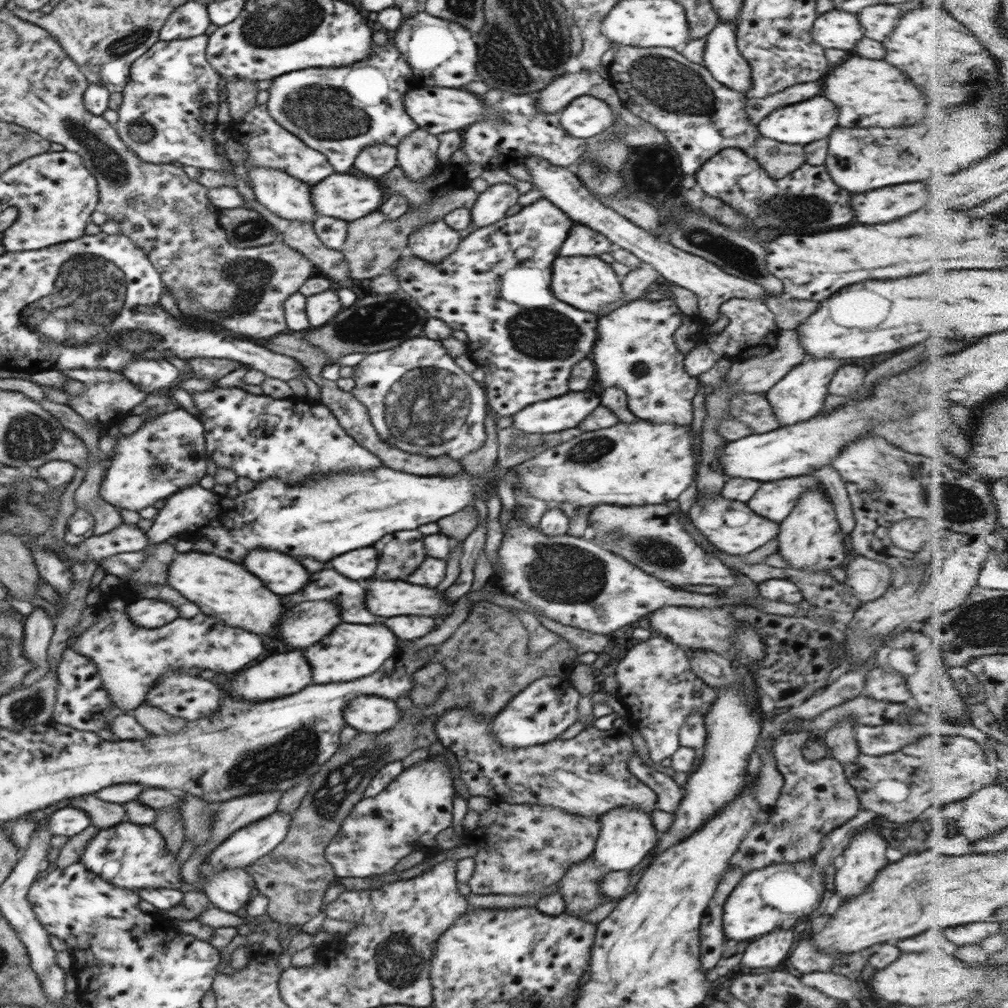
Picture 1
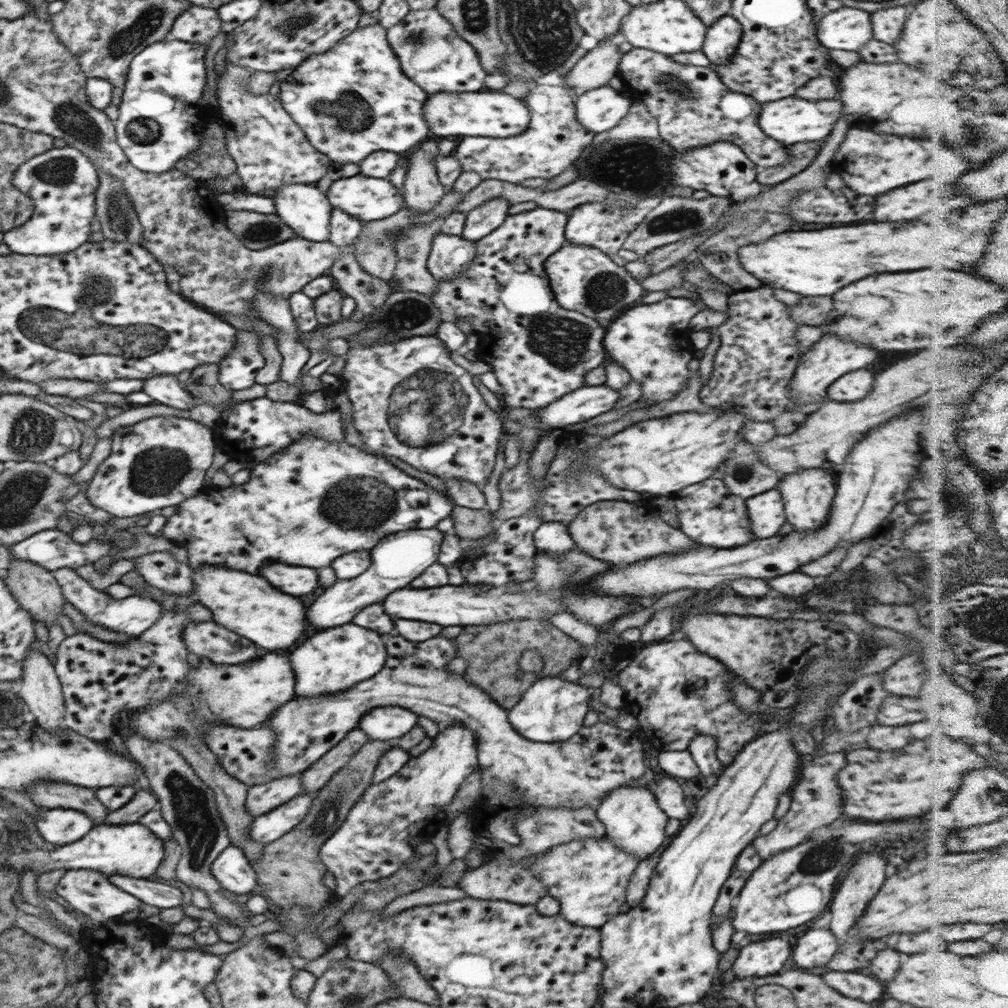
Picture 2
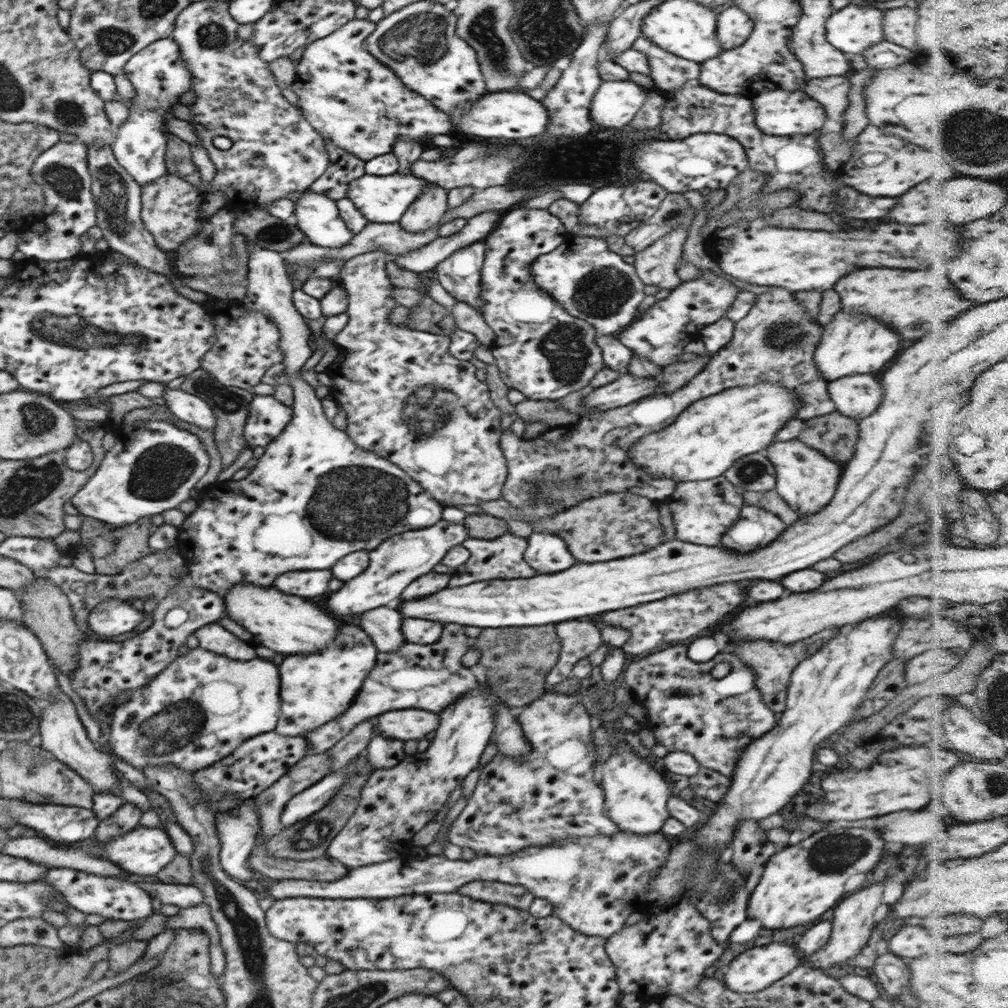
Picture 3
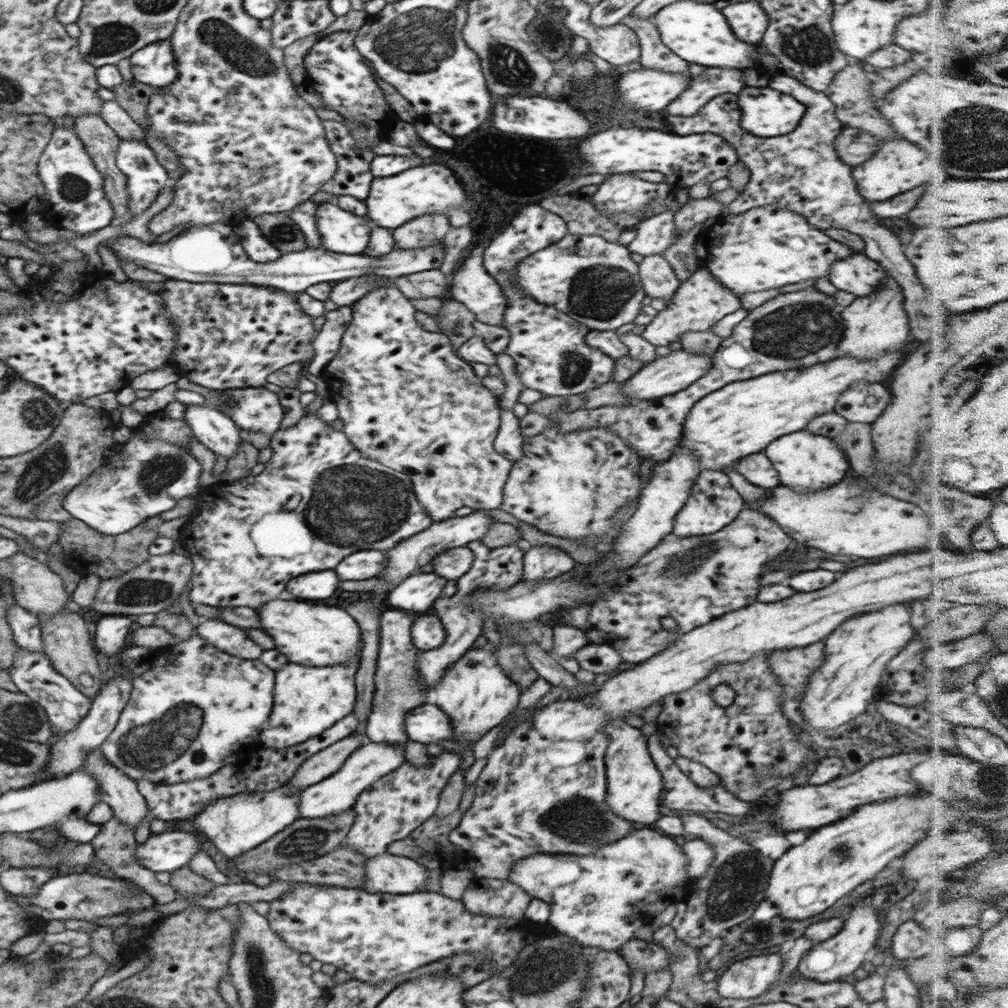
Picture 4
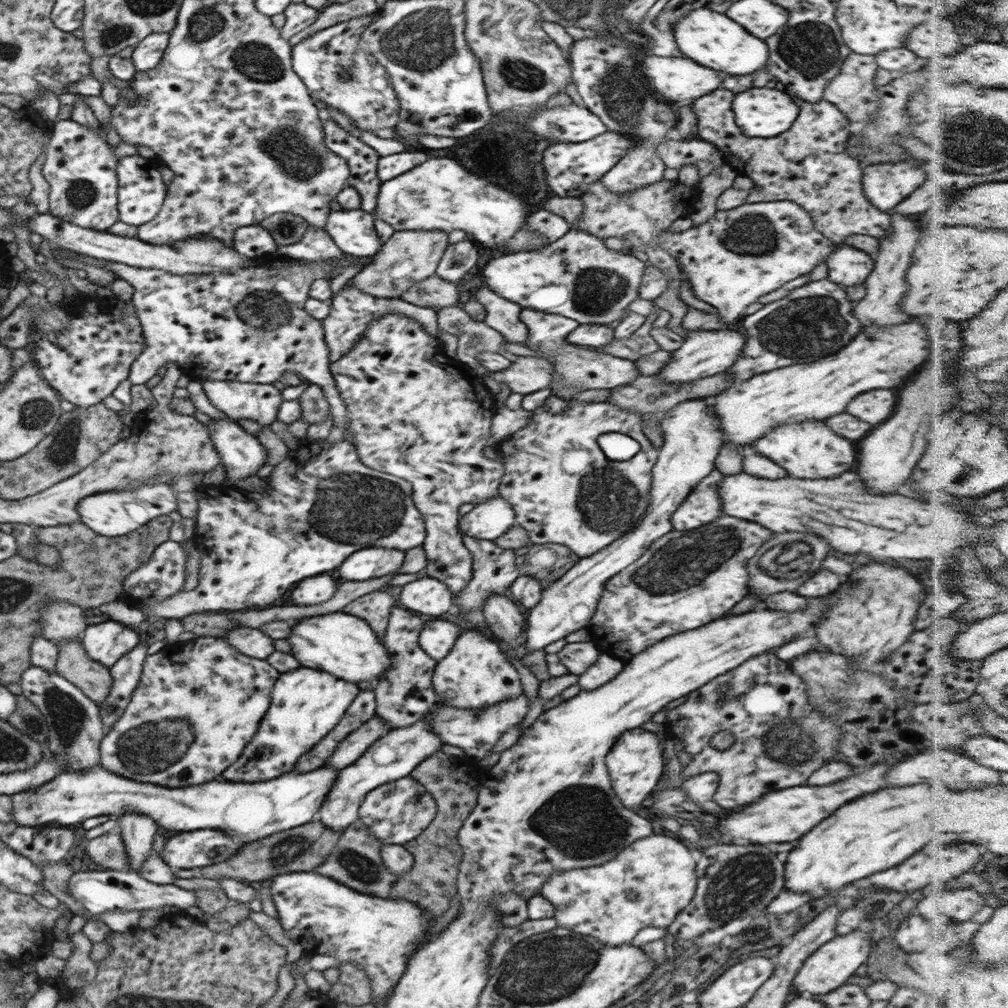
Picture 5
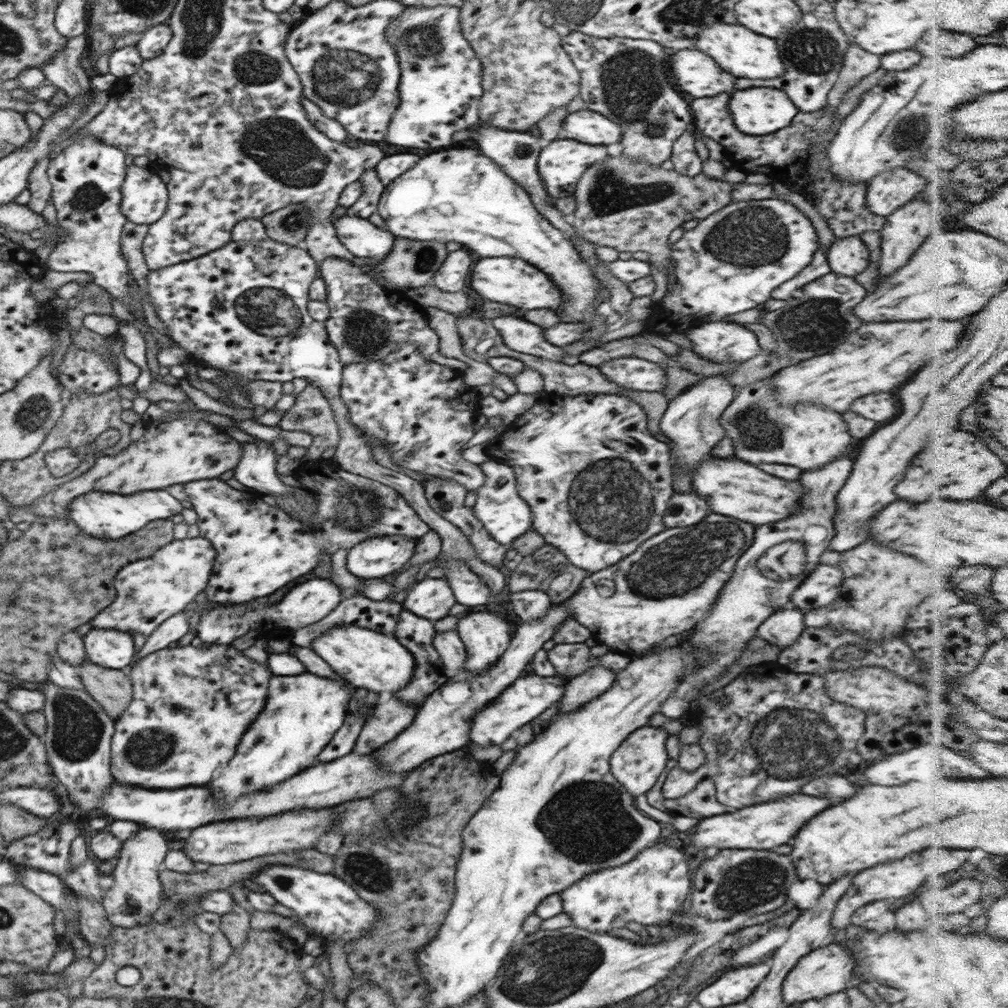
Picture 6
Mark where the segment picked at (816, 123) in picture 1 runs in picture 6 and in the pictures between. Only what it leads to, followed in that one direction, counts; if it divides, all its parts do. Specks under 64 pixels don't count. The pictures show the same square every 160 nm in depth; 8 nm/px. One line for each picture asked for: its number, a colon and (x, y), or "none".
2: (790, 120)
3: (781, 113)
4: (765, 112)
5: (762, 112)
6: (757, 111)

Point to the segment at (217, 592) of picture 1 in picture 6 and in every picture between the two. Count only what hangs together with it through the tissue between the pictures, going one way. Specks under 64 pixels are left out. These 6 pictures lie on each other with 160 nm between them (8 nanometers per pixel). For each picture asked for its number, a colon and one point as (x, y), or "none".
2: (246, 604)
3: (286, 624)
4: (311, 635)
5: (342, 645)
6: (376, 662)

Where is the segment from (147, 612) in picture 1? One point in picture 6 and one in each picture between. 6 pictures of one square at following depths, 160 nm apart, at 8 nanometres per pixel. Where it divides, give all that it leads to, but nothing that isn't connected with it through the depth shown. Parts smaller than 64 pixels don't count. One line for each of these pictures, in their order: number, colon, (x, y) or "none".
2: (132, 615)
3: (112, 616)
4: (111, 632)
5: (106, 642)
6: (113, 649)

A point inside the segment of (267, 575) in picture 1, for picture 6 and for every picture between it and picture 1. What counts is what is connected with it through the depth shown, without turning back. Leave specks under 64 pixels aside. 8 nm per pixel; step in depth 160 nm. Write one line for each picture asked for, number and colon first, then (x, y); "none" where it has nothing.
2: (295, 580)
3: (309, 583)
4: (320, 585)
5: (319, 589)
6: (310, 602)

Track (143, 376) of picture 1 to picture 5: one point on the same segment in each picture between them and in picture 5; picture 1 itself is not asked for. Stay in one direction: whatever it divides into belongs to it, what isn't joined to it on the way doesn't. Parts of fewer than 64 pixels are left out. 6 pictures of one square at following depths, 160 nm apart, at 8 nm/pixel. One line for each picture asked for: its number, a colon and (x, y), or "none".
2: (165, 389)
3: (185, 406)
4: (215, 430)
5: (242, 454)

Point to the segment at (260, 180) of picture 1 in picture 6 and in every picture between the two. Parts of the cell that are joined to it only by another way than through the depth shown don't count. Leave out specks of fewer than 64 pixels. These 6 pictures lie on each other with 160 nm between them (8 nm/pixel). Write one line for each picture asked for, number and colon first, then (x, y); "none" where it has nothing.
2: (304, 208)
3: (317, 216)
4: (340, 231)
5: (353, 231)
6: (363, 239)

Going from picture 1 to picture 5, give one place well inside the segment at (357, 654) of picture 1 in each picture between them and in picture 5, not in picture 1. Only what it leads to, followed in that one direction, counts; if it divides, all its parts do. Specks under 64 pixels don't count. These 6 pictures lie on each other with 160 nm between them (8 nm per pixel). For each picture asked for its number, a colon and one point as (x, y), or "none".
2: (334, 660)
3: (316, 688)
4: (307, 700)
5: (306, 704)

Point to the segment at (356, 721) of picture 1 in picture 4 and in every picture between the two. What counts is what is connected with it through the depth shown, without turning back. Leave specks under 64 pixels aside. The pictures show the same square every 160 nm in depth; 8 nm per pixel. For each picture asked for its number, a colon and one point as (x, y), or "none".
2: (386, 723)
3: (409, 724)
4: (427, 723)

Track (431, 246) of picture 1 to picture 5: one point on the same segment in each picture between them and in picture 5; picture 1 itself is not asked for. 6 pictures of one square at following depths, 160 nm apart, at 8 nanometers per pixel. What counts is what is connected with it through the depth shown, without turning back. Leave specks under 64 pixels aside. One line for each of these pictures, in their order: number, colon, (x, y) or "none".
2: (449, 255)
3: (460, 273)
4: (472, 286)
5: (504, 316)

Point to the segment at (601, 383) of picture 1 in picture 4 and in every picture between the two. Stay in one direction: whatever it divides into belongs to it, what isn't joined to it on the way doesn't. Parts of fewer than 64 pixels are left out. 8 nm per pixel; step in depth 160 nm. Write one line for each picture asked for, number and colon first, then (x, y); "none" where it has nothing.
2: (649, 340)
3: (660, 333)
4: (700, 301)

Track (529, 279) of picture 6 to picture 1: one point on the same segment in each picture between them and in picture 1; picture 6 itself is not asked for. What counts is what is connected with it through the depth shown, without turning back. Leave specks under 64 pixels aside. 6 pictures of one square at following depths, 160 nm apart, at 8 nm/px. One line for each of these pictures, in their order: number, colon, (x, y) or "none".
1: (587, 283)
2: (584, 279)
3: (591, 282)
4: (596, 282)
5: (577, 277)

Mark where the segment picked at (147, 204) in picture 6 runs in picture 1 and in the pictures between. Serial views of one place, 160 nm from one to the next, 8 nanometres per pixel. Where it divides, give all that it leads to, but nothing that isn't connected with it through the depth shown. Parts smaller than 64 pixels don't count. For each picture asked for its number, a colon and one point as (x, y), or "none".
1: (168, 113)
2: (159, 115)
3: (159, 74)
4: (145, 175)
5: (141, 191)

